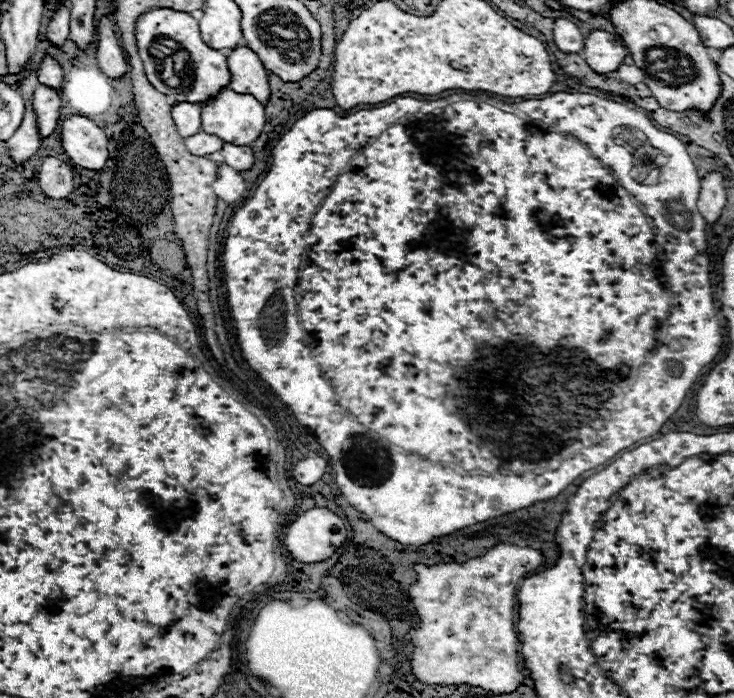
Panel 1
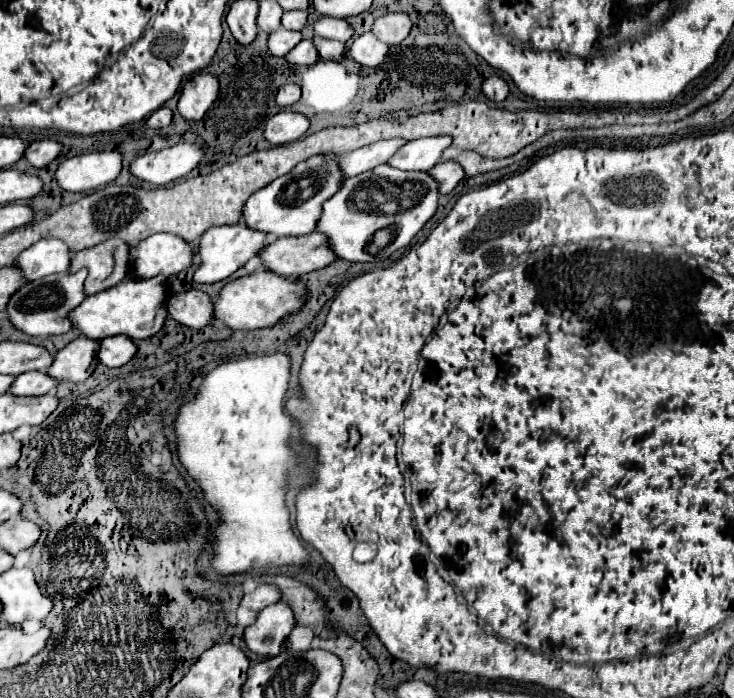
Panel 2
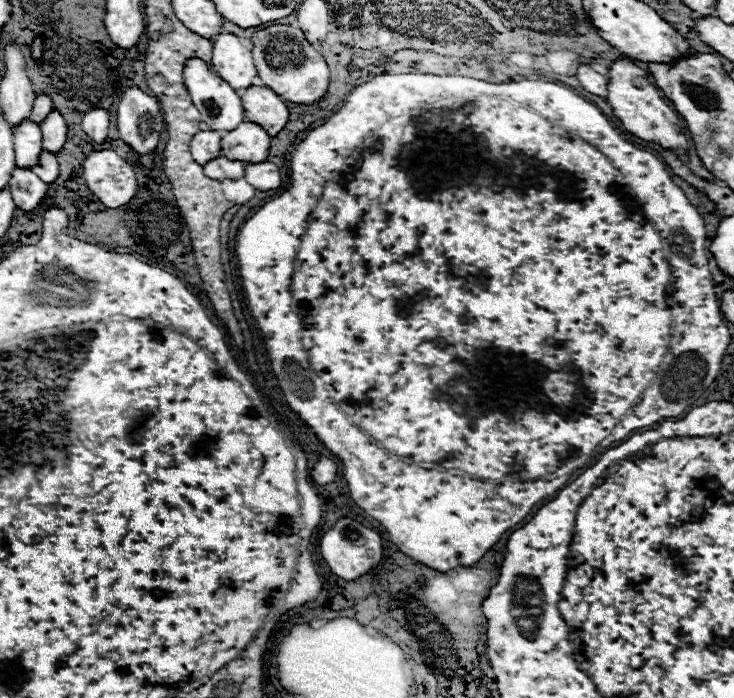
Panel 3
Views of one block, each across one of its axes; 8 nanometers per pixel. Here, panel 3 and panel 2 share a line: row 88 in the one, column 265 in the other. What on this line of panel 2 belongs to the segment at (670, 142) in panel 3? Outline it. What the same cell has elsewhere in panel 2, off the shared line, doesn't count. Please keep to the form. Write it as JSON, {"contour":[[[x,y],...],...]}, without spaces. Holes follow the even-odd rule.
{"contour":[[[276,602],[264,608],[256,622],[244,628],[244,642],[256,656],[272,658],[278,656],[294,628],[294,616],[286,602]]]}

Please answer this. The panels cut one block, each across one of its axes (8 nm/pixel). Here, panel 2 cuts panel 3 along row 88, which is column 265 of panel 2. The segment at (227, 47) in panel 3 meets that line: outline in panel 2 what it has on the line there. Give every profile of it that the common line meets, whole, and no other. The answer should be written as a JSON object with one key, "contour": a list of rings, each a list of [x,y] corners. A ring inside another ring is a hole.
{"contour":[[[244,224],[210,228],[208,232],[204,232],[200,236],[198,244],[194,246],[194,256],[198,258],[198,268],[196,268],[194,276],[192,276],[192,280],[198,282],[198,284],[214,284],[218,280],[228,278],[240,266],[244,266],[252,256],[256,256],[262,250],[262,246],[266,244],[266,240],[268,240],[268,234],[250,230]]]}

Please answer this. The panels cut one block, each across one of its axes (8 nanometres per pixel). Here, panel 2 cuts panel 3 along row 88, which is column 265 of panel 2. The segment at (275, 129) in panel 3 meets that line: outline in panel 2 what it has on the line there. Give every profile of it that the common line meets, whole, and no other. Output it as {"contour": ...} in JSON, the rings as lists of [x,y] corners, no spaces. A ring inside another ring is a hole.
{"contour":[[[320,232],[298,238],[286,236],[272,240],[258,252],[258,256],[262,258],[264,270],[288,278],[320,270],[336,260],[334,252],[328,248],[326,236],[322,236]]]}

